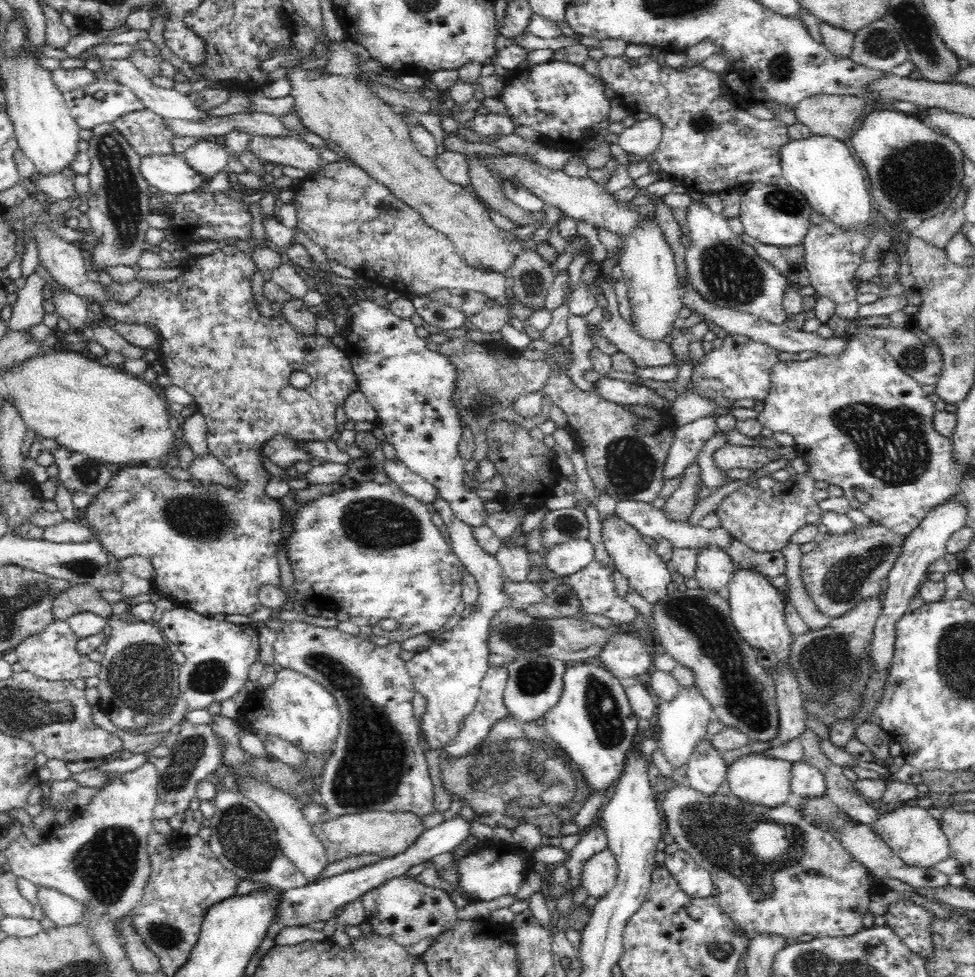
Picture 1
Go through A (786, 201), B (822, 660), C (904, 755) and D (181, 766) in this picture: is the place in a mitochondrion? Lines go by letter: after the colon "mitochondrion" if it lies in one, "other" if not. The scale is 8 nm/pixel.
A: mitochondrion
B: mitochondrion
C: other
D: mitochondrion

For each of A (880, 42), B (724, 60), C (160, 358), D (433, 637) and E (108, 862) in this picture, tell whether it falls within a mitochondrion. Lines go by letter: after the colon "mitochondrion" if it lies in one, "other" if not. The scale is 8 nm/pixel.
A: mitochondrion
B: other
C: other
D: other
E: mitochondrion

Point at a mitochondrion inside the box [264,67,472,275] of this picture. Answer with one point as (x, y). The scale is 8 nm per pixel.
(384, 207)

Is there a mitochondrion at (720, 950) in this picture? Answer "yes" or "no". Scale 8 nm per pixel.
yes

